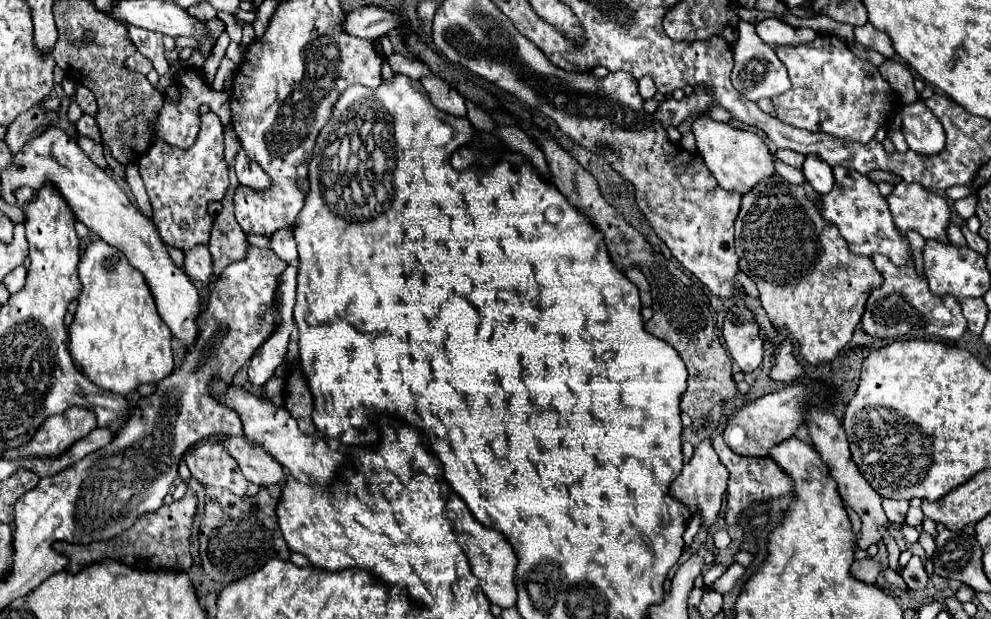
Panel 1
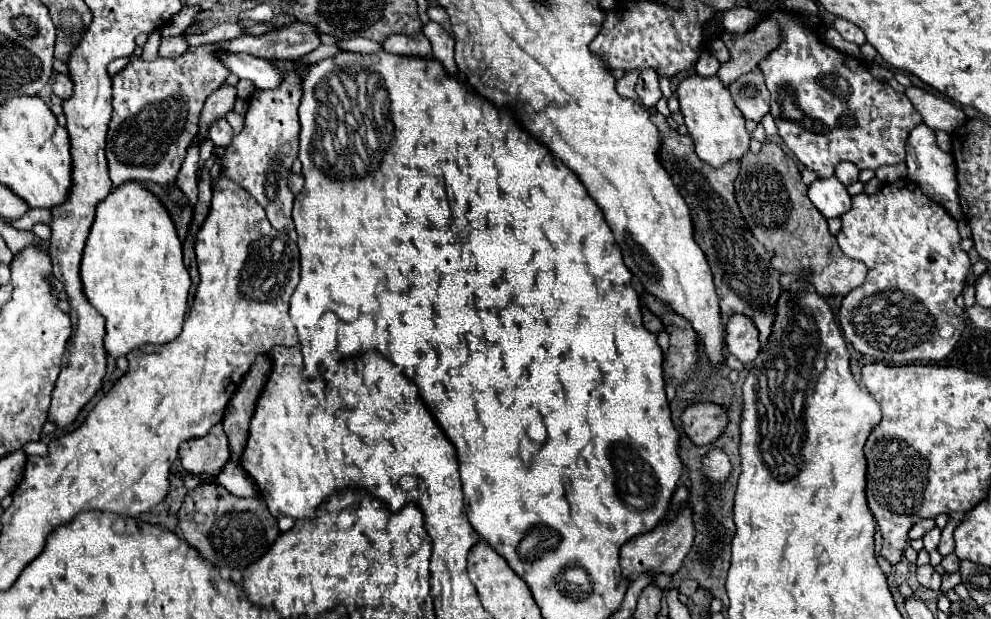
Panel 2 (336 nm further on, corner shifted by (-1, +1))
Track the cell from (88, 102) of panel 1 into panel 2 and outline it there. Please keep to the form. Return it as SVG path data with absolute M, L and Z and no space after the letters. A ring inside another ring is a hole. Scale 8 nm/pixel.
M56 75L52 91L60 97L60 99L68 99L72 95L72 81L68 79L68 75Z

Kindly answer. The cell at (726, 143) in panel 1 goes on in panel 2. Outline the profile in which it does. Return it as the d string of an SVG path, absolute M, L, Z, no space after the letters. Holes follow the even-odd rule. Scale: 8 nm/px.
M688 75L686 79L680 81L676 89L678 101L680 101L680 111L686 119L688 133L694 137L696 143L696 155L710 163L712 167L720 167L732 159L740 159L750 145L750 135L744 127L744 119L734 105L728 89L720 83L716 75L712 77L702 77L702 75Z

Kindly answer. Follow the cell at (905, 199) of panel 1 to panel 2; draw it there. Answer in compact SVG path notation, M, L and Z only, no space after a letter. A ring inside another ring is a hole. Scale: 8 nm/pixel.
M900 179L884 185L874 195L860 193L852 197L852 209L842 217L842 229L836 239L844 255L860 259L868 267L866 281L852 289L840 305L838 317L846 341L852 343L858 353L888 365L944 359L954 349L964 329L964 311L954 299L962 293L970 269L970 259L960 249L962 237L956 221L946 209L928 199L910 179Z

